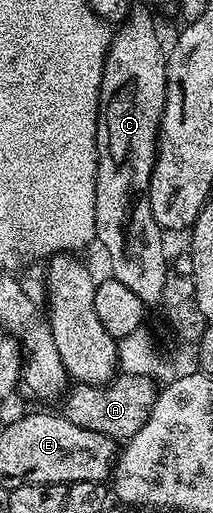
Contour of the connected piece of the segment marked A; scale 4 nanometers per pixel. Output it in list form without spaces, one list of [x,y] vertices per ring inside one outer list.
[[[123,373],[106,385],[72,384],[61,401],[62,416],[67,417],[69,423],[77,423],[77,427],[85,427],[85,431],[97,431],[116,439],[130,439],[141,431],[141,427],[145,427],[145,419],[149,419],[149,411],[153,411],[157,392],[157,385],[153,382],[150,376]]]

